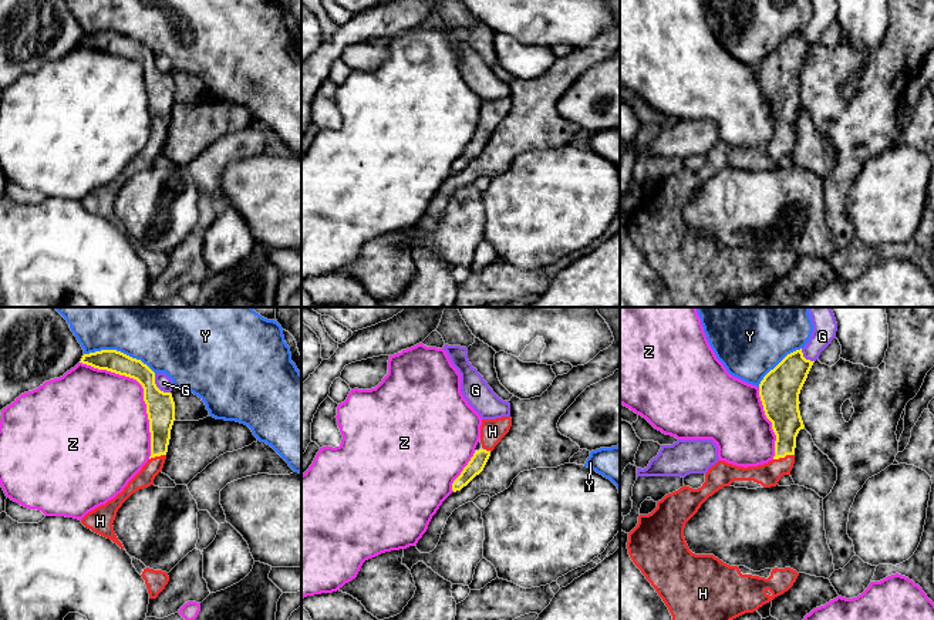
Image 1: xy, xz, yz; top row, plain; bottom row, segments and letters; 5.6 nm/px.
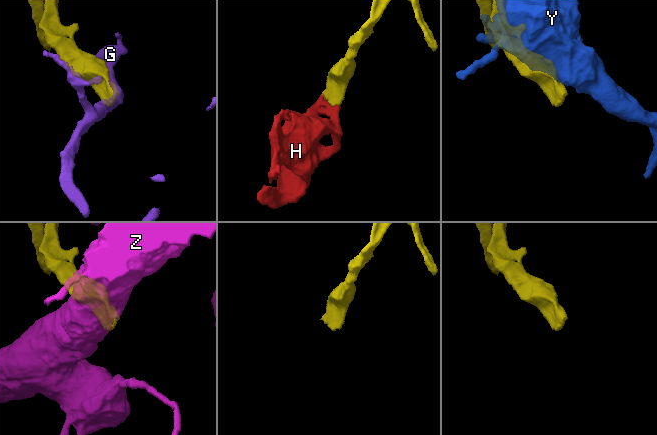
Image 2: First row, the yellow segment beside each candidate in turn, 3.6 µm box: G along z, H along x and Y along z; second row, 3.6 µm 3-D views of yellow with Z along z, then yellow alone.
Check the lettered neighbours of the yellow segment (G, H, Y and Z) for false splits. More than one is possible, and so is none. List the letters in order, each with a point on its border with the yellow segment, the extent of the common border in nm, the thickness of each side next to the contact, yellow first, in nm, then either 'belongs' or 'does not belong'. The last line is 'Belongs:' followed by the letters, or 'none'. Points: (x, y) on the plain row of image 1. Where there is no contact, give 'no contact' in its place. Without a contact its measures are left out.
G: xy (157, 68) | 140 nm | 160/90 nm | does not belong
H: yz (784, 138) | 120 nm | 180/130 nm | belongs
Y: xy (120, 33) | 420 nm | 130/300 nm | does not belong
Z: xy (144, 73) | 700 nm | 160/460 nm | does not belong
Belongs: H

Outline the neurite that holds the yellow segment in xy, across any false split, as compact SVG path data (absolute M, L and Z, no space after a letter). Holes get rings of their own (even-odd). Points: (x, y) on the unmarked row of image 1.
M101 31L84 36L80 44L134 60L144 70L144 82L146 85L151 114L151 138L121 175L105 186L88 193L81 201L85 209L111 220L124 230L114 213L112 205L122 185L136 172L154 166L155 158L162 152L171 121L171 111L175 102L175 84L171 74L163 74L156 68L155 54L146 46L121 33Z

